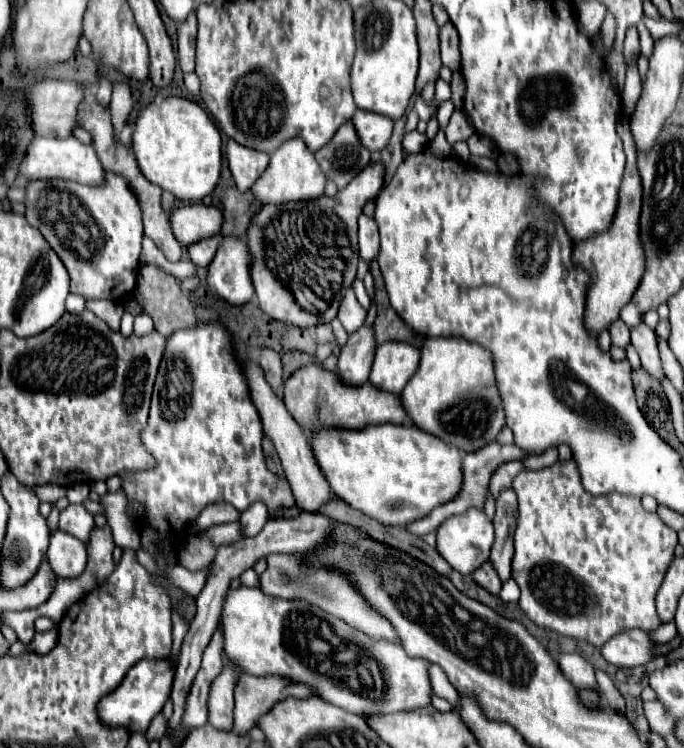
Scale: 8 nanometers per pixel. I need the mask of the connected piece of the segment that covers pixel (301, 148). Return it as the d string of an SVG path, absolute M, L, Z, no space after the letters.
M292 138L270 154L268 168L258 178L258 182L254 182L250 192L260 204L282 204L282 202L318 198L324 194L324 184L326 184L326 176L318 168L314 154L306 148L306 144L300 138Z

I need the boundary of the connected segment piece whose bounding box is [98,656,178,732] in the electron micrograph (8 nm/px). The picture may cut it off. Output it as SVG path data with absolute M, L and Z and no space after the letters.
M168 658L160 660L140 660L122 680L122 684L100 700L98 714L100 720L108 726L124 726L130 732L146 732L152 718L164 708L166 700L170 698L170 686L174 682L174 670L178 662L168 662Z

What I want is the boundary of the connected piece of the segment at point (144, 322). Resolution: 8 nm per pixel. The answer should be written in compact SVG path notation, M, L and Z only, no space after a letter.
M144 314L136 316L136 320L134 320L134 332L136 334L148 334L152 330L154 330L154 324L152 324L150 316L144 316Z

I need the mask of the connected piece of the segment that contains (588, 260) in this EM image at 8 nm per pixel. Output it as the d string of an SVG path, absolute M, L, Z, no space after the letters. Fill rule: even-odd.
M620 119L618 134L624 142L626 170L618 192L618 210L614 214L614 222L610 224L610 230L606 230L606 234L586 238L582 242L576 242L574 246L574 262L582 264L592 274L592 286L586 296L586 326L588 332L592 334L606 330L620 316L620 310L630 302L646 268L646 256L644 256L644 246L640 240L640 226L638 226L640 210L642 210L642 180L636 168L636 144L630 134L628 120Z

